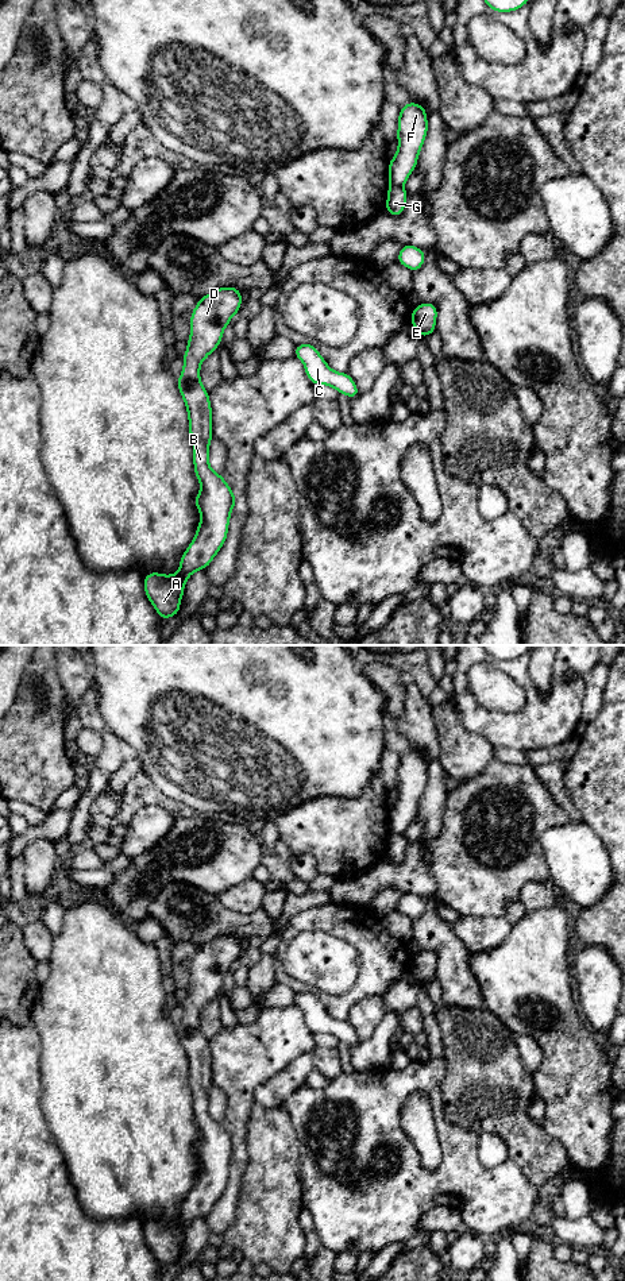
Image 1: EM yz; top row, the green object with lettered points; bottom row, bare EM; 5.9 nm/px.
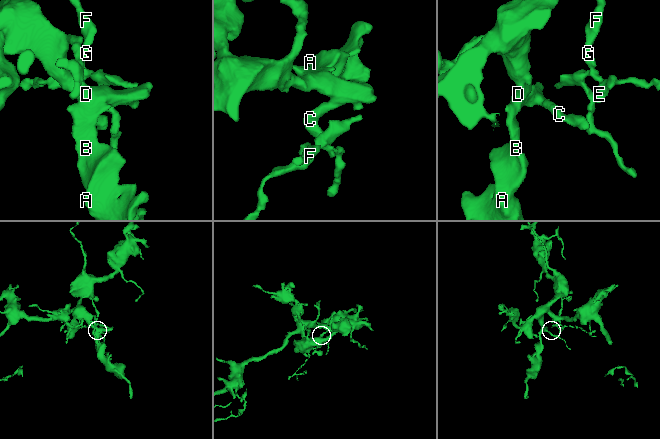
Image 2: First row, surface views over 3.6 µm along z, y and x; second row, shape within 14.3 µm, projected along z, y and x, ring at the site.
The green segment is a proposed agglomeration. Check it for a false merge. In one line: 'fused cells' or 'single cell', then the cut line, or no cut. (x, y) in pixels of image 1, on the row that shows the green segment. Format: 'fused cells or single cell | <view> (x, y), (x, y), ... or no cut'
fused cells | yz (390, 184), (401, 188)

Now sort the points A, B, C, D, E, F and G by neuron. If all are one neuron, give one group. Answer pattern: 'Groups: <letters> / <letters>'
Groups: A B C D F / E G

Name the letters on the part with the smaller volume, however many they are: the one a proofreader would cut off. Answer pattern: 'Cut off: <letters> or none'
Cut off: E, G

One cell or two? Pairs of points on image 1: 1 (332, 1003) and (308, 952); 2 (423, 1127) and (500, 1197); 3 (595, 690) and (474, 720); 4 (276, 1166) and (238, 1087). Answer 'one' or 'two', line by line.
1: two
2: two
3: two
4: two

